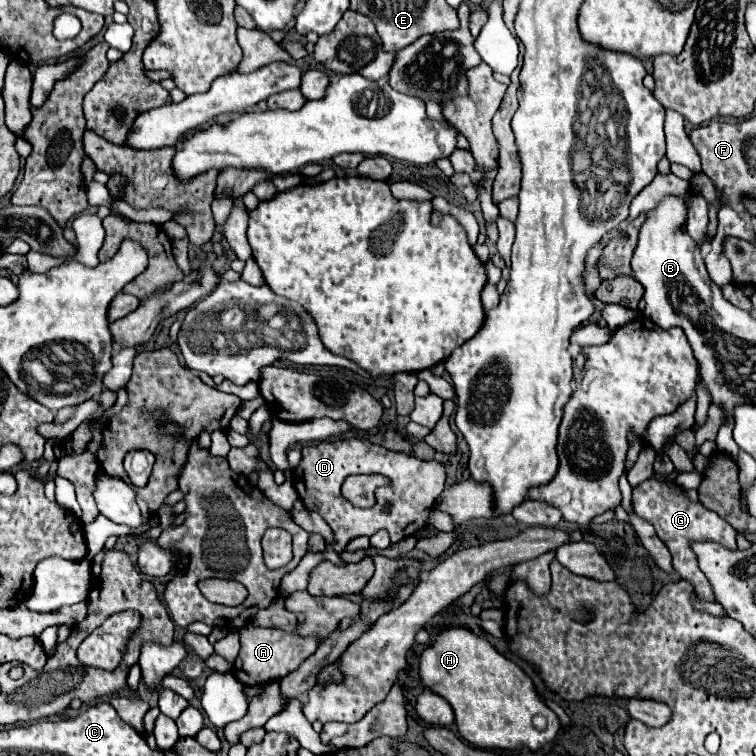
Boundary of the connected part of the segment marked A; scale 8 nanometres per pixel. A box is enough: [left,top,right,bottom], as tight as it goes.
[234,626,318,686]

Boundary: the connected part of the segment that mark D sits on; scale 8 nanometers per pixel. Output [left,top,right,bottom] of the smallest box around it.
[292,440,446,552]

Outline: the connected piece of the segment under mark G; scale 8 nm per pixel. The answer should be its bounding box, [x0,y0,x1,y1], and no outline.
[632,480,736,602]

